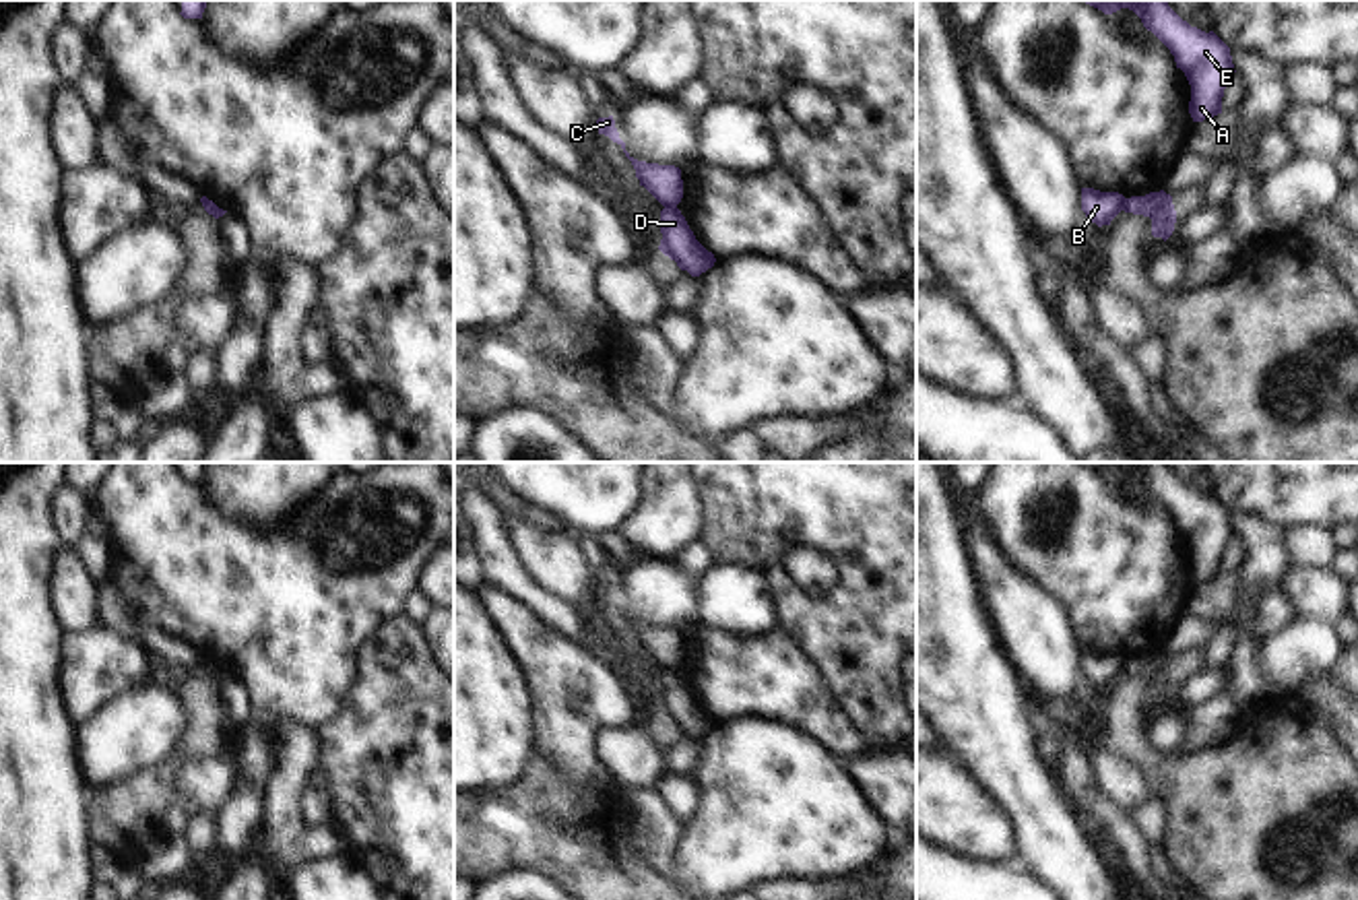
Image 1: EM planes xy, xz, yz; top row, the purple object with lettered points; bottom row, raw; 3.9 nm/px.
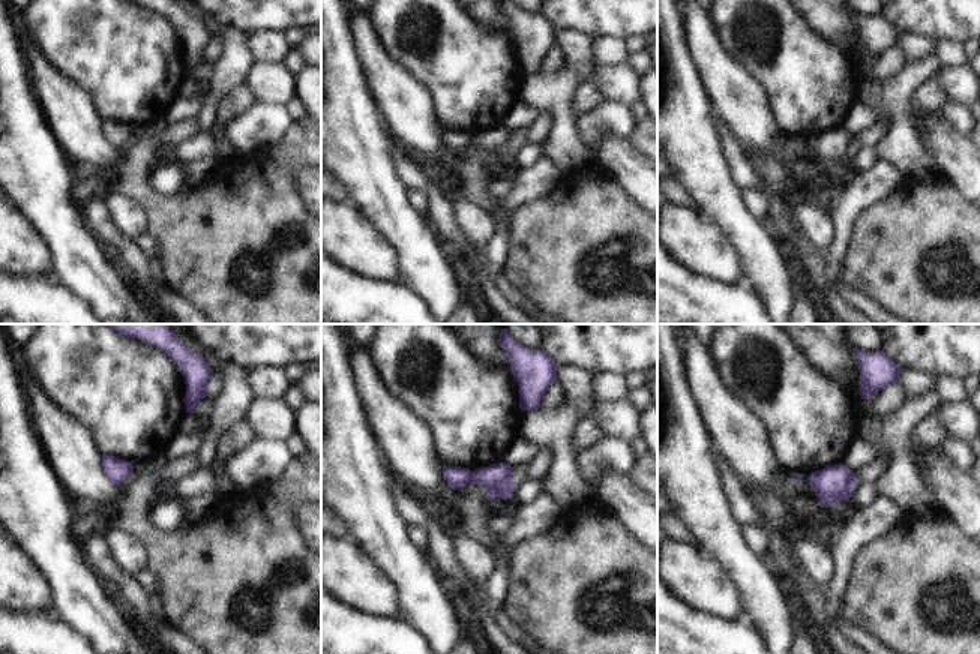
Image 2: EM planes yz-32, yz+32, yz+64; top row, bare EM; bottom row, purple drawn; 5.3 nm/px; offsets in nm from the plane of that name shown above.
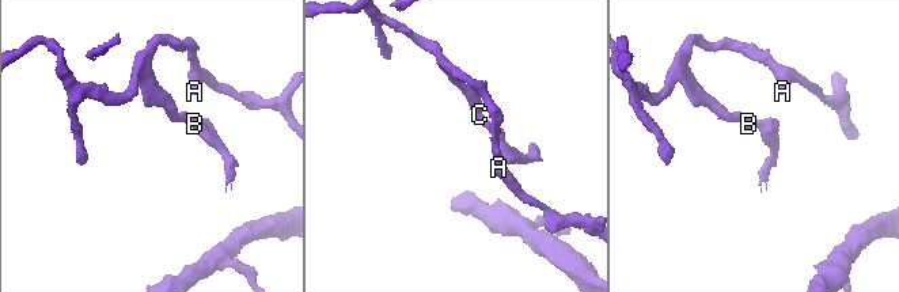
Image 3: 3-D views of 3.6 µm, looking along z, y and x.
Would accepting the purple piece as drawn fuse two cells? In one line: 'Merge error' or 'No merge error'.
Merge error

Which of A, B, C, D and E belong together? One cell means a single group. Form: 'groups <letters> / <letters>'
groups A B C E / D

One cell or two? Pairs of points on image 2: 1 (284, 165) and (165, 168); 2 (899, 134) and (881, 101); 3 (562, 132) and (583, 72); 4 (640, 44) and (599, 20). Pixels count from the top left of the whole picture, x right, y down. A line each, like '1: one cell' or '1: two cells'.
1: two cells
2: one cell
3: one cell
4: two cells

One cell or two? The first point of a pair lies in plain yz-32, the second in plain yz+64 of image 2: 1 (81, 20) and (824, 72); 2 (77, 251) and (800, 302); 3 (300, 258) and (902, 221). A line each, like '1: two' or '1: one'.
1: one
2: two
3: one

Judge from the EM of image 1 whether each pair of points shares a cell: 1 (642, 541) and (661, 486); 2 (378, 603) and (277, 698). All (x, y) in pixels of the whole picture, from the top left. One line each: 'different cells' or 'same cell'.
1: same cell
2: same cell

